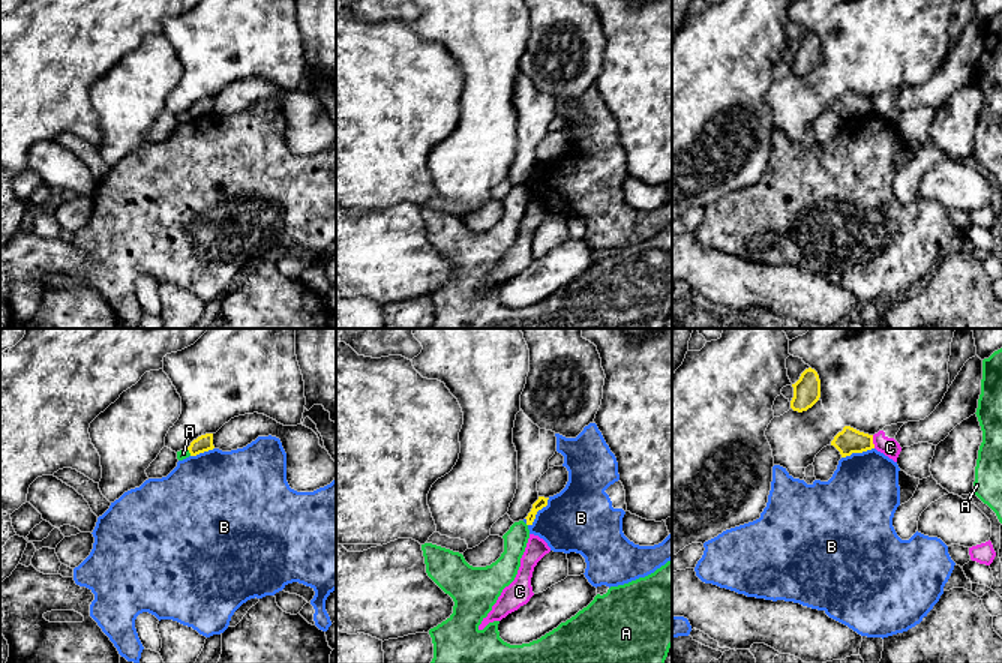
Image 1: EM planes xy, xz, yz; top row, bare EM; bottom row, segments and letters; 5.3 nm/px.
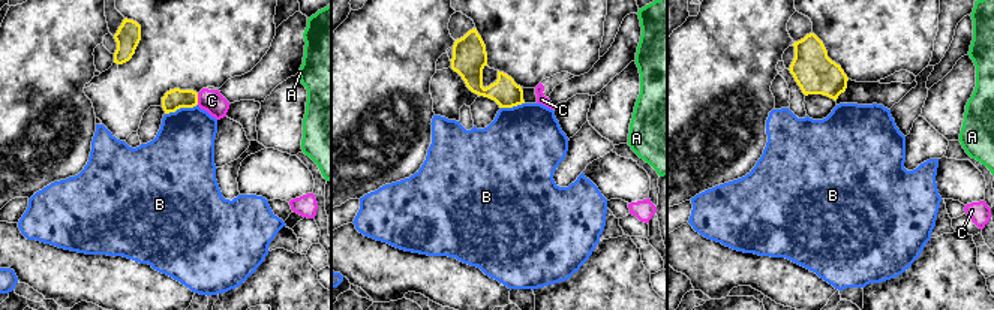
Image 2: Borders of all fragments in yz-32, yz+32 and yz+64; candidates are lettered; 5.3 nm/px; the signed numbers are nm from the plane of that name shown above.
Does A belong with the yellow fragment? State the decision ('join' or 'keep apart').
keep apart

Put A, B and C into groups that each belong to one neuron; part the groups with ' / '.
A / B / C

